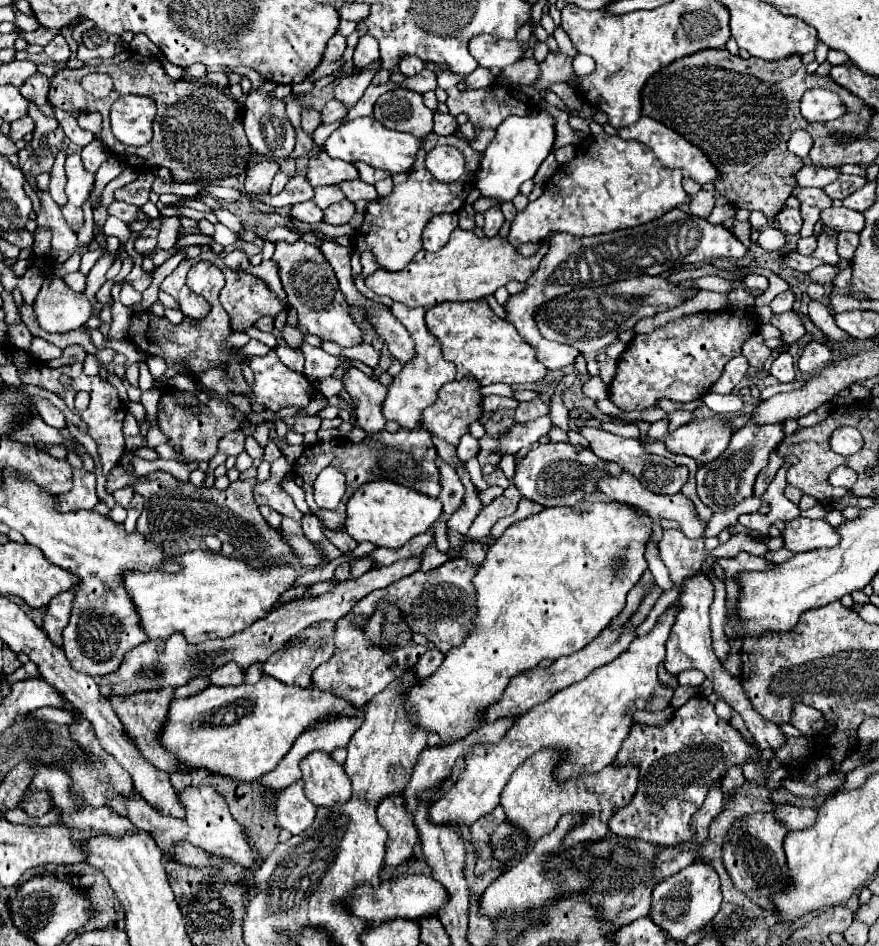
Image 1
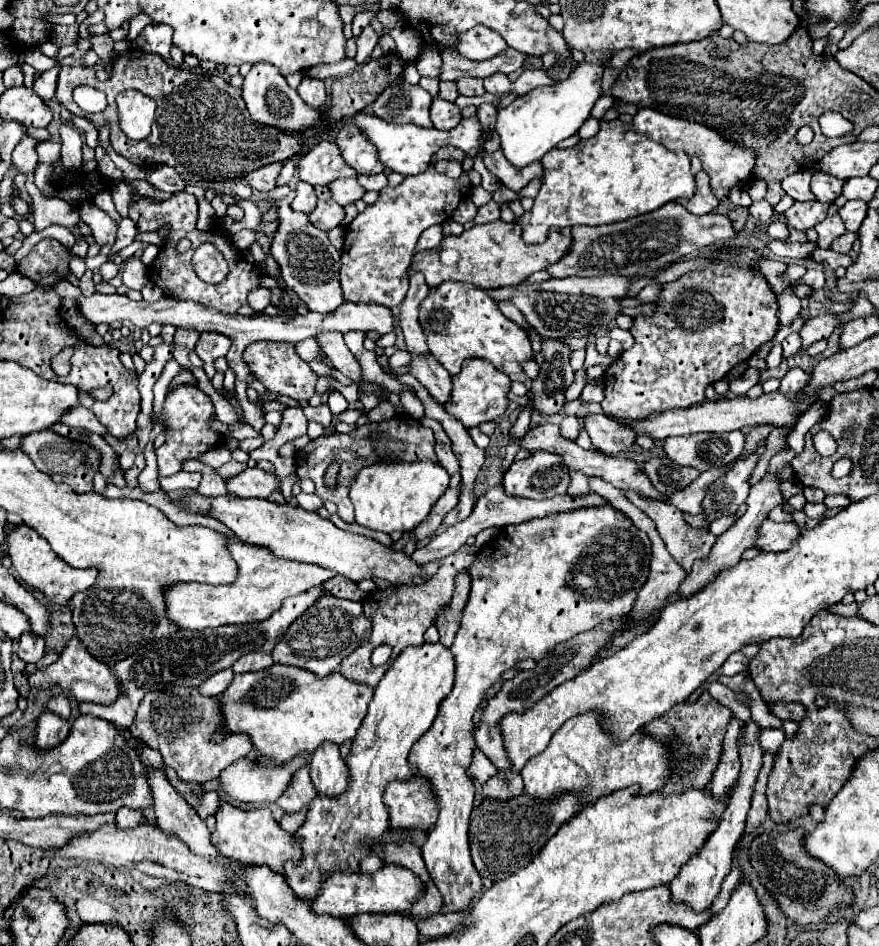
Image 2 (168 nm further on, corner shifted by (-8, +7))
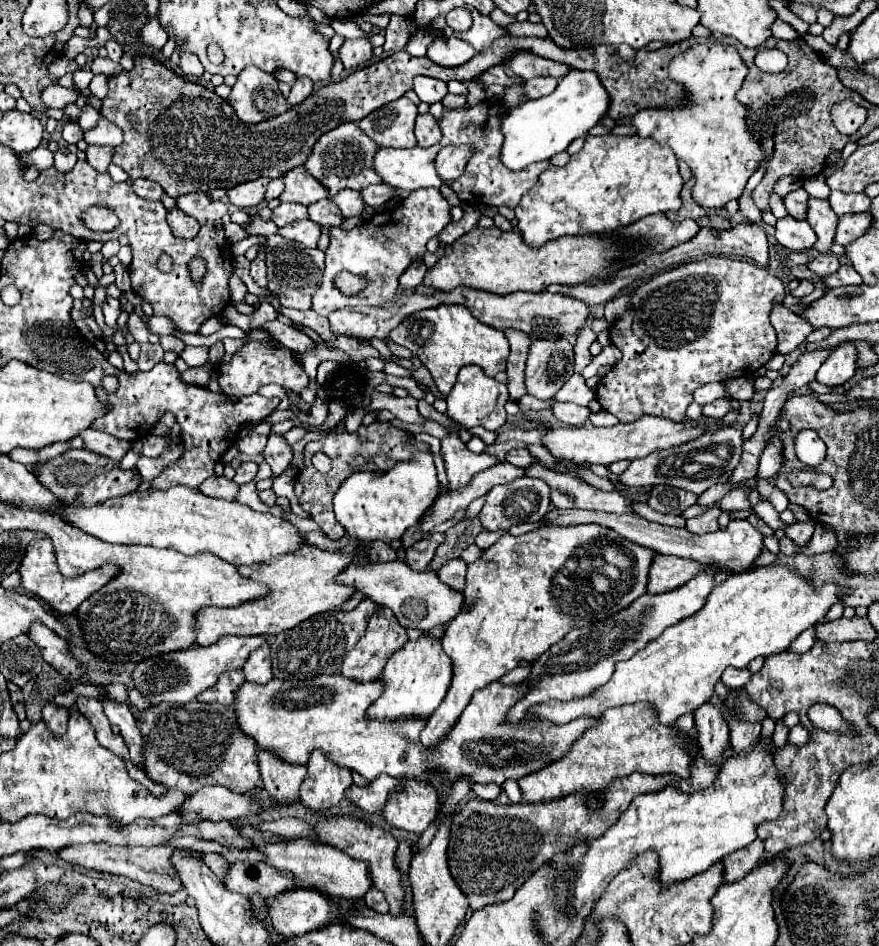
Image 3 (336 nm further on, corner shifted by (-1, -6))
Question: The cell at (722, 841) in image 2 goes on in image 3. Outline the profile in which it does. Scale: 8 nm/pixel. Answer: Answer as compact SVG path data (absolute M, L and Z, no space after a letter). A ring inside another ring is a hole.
M729 720L729 728L731 728L731 746L733 746L735 754L749 752L761 734L761 722Z

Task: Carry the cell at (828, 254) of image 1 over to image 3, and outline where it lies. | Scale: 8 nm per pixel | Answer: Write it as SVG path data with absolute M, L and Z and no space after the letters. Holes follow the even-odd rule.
M809 198L805 220L811 224L811 228L817 234L817 242L813 248L819 252L829 252L829 246L833 244L833 236L837 228L837 214L829 206L829 202L819 198Z

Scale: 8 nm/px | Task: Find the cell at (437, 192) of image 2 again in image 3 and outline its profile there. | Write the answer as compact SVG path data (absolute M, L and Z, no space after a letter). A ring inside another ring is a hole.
M421 188L417 192L411 192L393 212L375 214L367 222L351 230L331 228L329 248L325 250L325 272L317 292L313 294L311 310L315 310L321 316L329 316L333 310L345 306L385 306L393 300L397 292L399 276L417 258L425 256L425 244L433 236L437 236L449 222L451 206L441 196L441 192L437 188ZM343 270L357 276L365 276L369 280L369 286L357 296L343 296L333 286L333 278Z

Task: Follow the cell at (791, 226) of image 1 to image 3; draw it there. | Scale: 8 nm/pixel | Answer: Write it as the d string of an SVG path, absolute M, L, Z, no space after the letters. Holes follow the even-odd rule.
M781 218L775 224L775 238L781 246L793 252L805 252L813 248L815 244L815 234L809 222L805 220L795 220L795 218Z

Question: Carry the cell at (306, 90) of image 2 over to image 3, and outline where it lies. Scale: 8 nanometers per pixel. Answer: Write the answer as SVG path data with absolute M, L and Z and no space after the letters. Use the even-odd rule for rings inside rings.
M297 76L297 80L295 80L293 86L291 86L291 94L289 94L287 102L289 102L291 106L301 104L311 92L313 92L313 82L311 82L309 78L301 78L301 76Z

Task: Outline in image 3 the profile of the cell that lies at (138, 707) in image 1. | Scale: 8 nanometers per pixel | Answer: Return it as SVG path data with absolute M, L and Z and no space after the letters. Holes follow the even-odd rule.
M197 700L181 706L169 706L167 702L161 702L149 710L143 710L143 718L137 722L137 726L145 738L145 770L151 780L167 788L185 790L189 796L203 786L225 786L235 794L247 794L251 790L263 788L257 764L257 744L253 738L241 732L231 706L223 706L219 702L203 704Z

